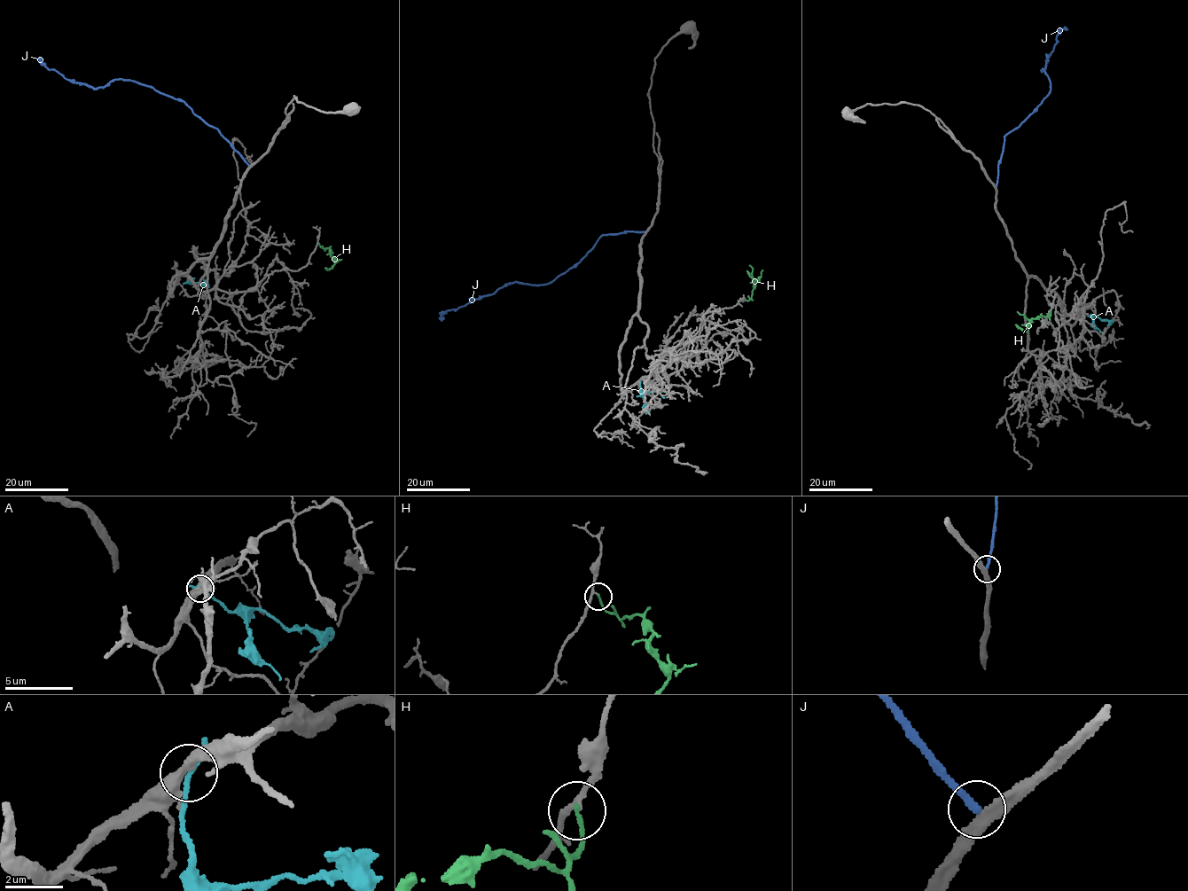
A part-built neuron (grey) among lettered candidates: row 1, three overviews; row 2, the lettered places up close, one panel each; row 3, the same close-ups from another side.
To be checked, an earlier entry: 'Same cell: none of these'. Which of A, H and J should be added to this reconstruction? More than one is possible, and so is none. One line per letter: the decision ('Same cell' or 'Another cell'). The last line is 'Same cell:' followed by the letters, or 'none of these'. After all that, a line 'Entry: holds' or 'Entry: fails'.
A: Another cell
H: Another cell
J: Another cell
Same cell: none of these
Entry: holds

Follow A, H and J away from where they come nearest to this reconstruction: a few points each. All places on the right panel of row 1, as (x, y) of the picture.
A: (1082, 311), (1092, 316), (1100, 332)
H: (1051, 310), (1048, 317), (1034, 318), (1025, 331), (1015, 324)
J: (996, 187), (1004, 137), (1046, 97), (1051, 84), (1041, 70), (1056, 37), (1067, 29)

